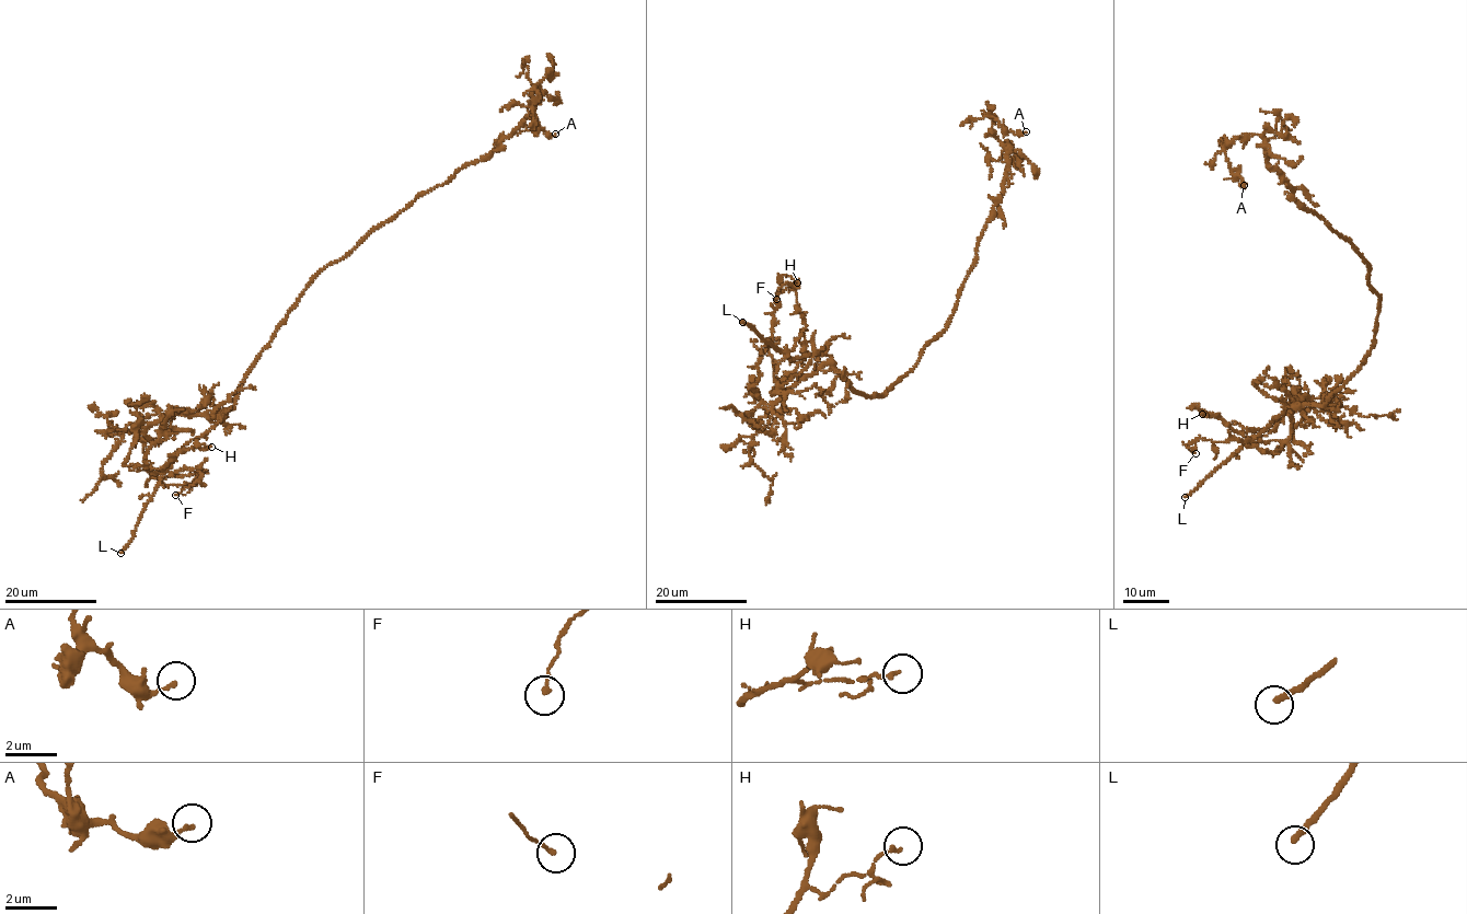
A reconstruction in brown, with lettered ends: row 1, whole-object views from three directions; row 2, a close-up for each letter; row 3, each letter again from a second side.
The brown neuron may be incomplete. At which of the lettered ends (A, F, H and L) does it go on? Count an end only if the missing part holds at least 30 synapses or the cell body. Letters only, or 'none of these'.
L

